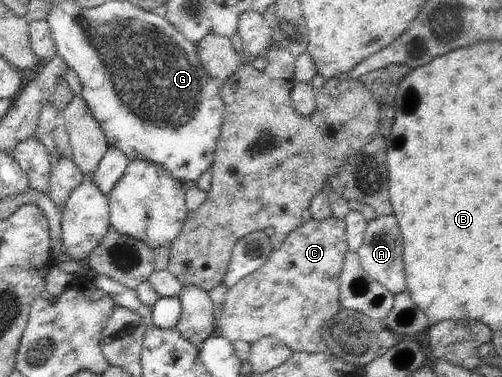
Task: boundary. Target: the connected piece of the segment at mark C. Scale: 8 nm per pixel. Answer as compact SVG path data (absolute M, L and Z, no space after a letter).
M337 217L323 222L311 219L289 233L283 244L273 249L269 260L227 289L222 312L217 316L217 337L247 342L263 336L277 336L293 351L329 352L325 330L339 312L341 273L348 244L345 222Z

